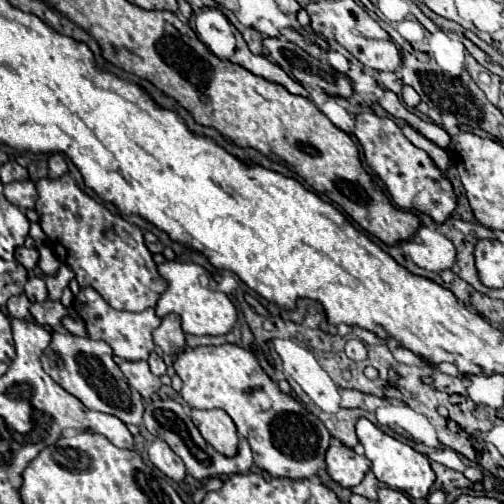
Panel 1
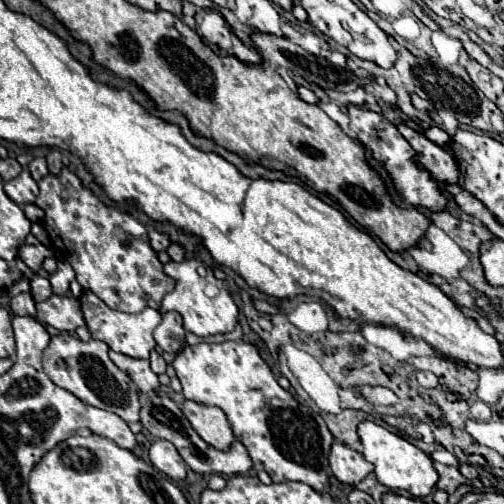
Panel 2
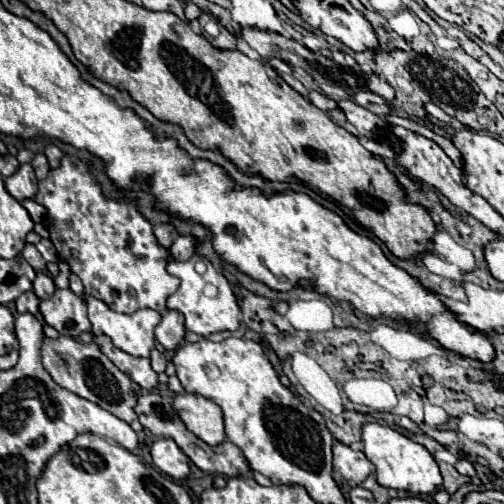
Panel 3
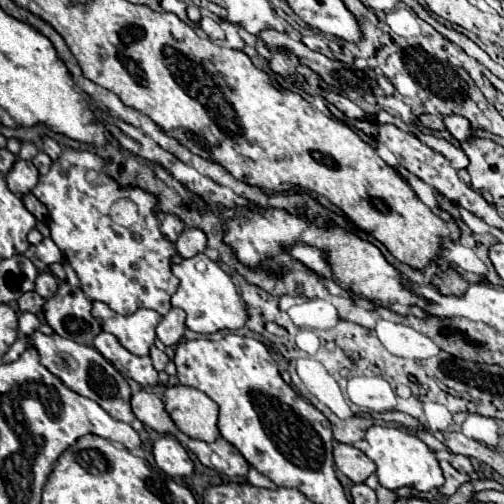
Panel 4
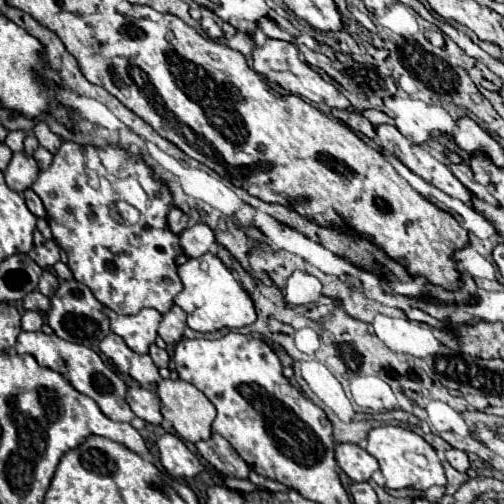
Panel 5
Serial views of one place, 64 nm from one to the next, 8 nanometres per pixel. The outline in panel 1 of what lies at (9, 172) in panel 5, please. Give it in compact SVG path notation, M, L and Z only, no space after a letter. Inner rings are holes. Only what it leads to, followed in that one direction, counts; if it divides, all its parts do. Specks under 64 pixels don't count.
M10 182L10 184L4 184L4 198L18 206L18 208L26 208L26 210L34 210L34 204L36 204L36 186L34 182Z

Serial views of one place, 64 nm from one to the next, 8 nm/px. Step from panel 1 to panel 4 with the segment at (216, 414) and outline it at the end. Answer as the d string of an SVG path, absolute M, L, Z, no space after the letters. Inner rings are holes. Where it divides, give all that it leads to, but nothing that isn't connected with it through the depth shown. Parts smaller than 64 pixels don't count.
M166 386L166 410L176 426L190 438L214 442L218 432L218 404L196 388Z

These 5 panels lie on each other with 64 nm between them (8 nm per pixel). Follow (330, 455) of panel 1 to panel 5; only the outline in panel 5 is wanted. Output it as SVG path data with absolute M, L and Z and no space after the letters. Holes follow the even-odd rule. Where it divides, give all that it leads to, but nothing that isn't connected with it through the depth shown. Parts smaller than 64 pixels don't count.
M338 444L336 462L354 482L366 482L378 470L376 458L356 444Z

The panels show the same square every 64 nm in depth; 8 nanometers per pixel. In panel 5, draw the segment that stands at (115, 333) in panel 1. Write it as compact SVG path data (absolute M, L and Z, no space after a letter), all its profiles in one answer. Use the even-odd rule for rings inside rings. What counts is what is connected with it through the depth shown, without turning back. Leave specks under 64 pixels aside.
M104 306L104 312L108 312L112 332L118 334L130 350L134 350L136 354L148 354L150 344L154 344L158 336L156 330L162 320L162 314L158 310L142 308L134 316L120 316Z

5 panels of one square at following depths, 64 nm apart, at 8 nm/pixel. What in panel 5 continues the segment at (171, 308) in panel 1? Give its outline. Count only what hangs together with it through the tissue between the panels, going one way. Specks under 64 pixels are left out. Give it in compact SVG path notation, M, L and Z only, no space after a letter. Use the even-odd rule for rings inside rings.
M212 254L204 258L190 258L178 266L178 276L184 284L182 292L174 298L174 304L188 314L188 326L198 332L214 332L220 328L242 328L256 320L254 304L232 272Z

